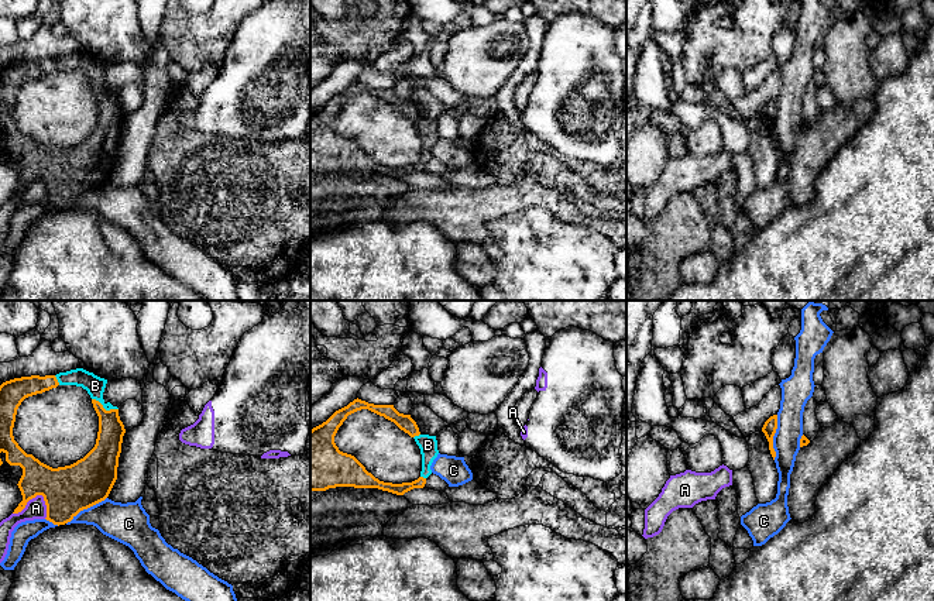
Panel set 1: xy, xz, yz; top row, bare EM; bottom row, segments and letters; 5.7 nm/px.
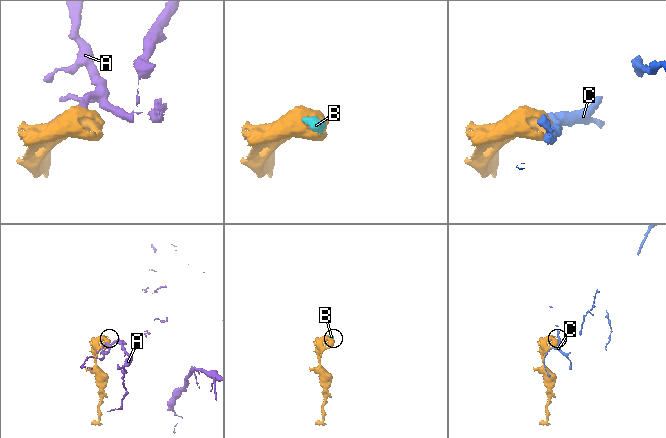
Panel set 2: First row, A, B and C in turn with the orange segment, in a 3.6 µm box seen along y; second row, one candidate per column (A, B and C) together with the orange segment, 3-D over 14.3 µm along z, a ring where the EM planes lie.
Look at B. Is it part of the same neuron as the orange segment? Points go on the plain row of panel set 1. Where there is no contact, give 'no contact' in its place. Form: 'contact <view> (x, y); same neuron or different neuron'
contact xy (103, 92); same neuron

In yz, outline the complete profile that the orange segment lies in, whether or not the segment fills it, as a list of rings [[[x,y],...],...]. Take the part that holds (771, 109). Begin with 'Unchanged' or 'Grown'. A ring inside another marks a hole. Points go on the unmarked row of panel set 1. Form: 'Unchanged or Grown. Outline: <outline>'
Unchanged. Outline: [[[773,99],[765,106],[765,109],[762,111],[762,116],[765,117],[768,126],[769,126],[769,134],[770,134],[773,144],[776,141],[776,135],[773,133],[773,120],[776,117],[776,113],[777,113],[777,99]]]

